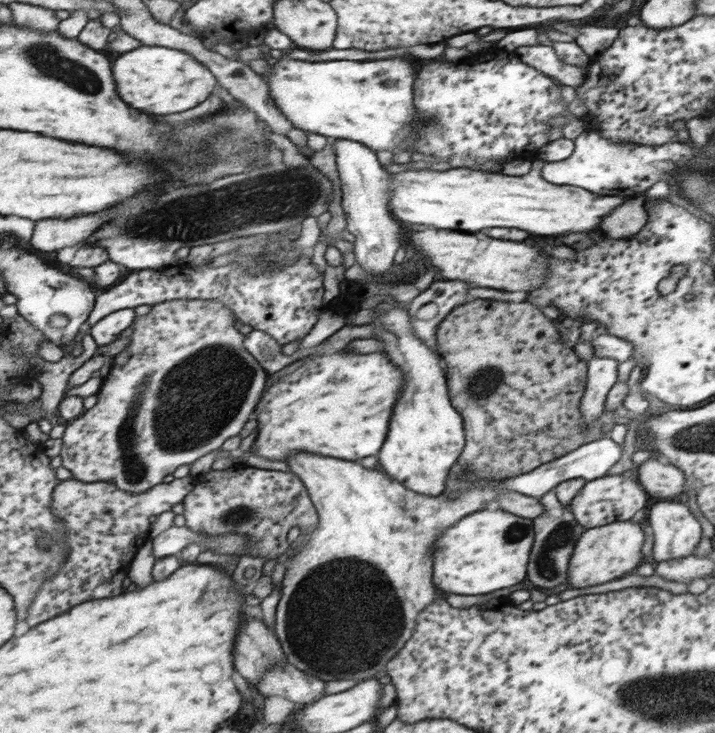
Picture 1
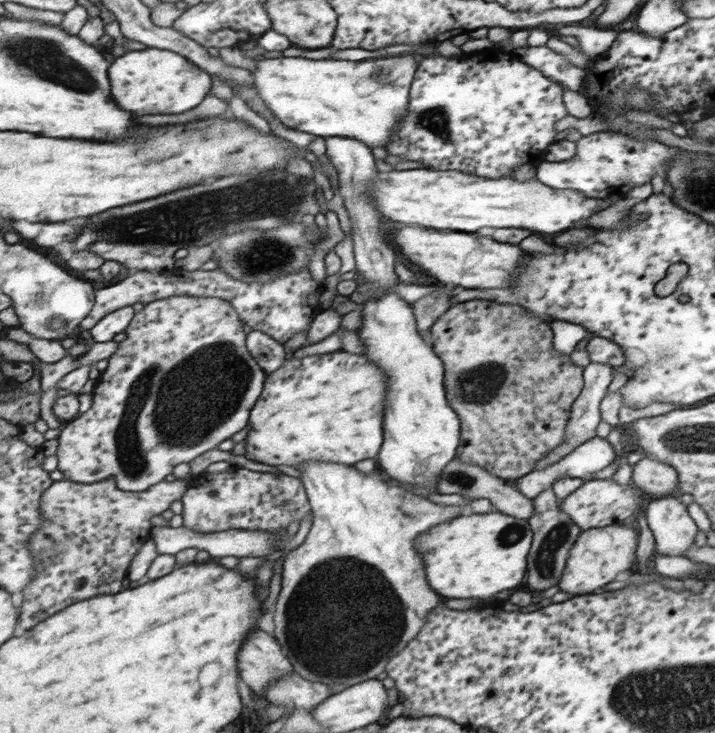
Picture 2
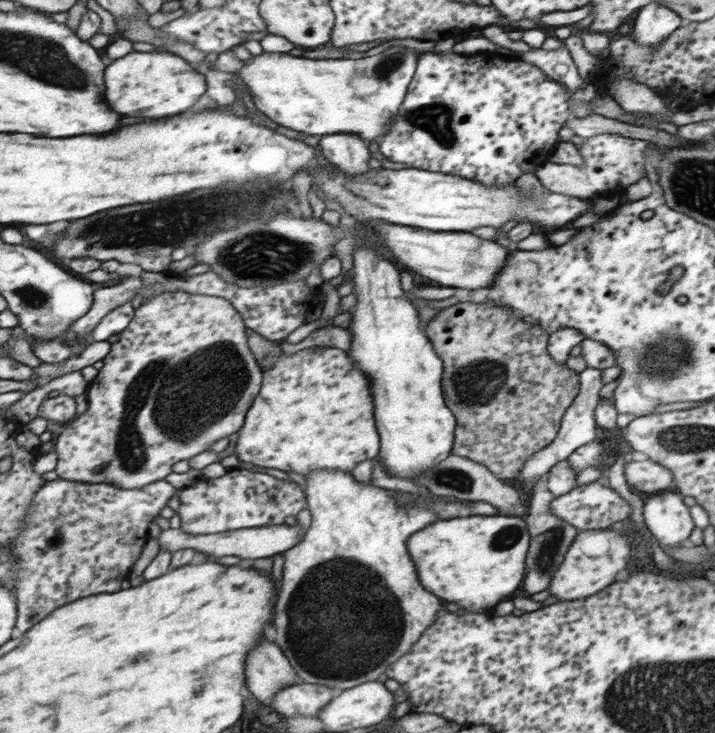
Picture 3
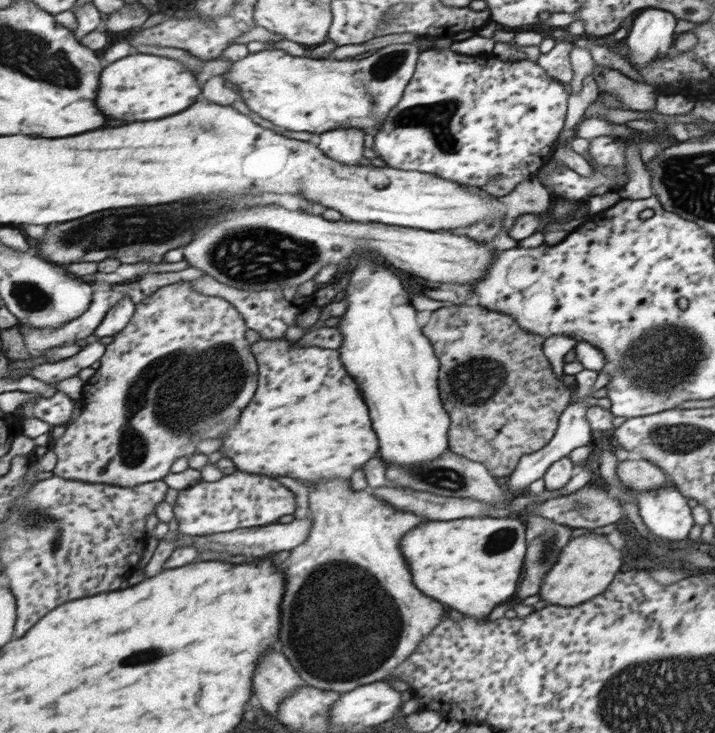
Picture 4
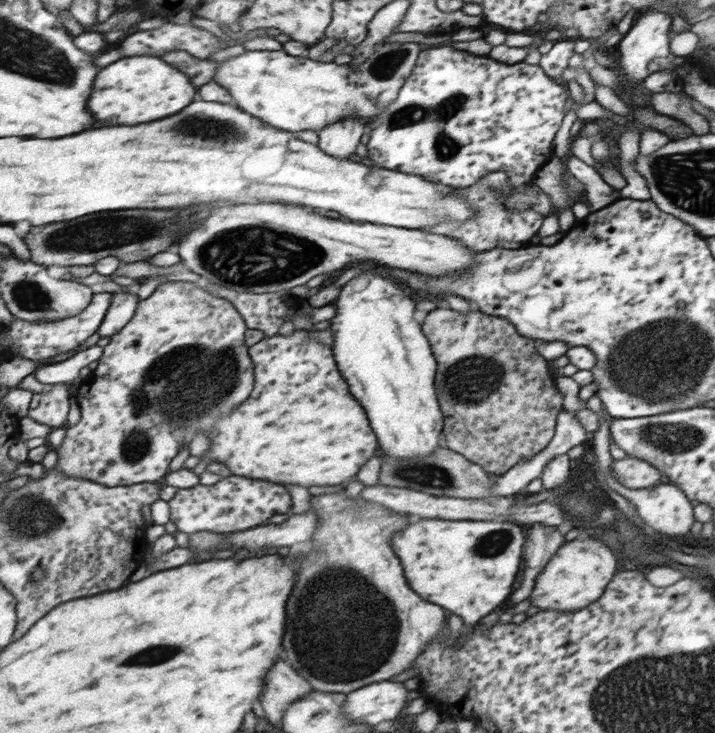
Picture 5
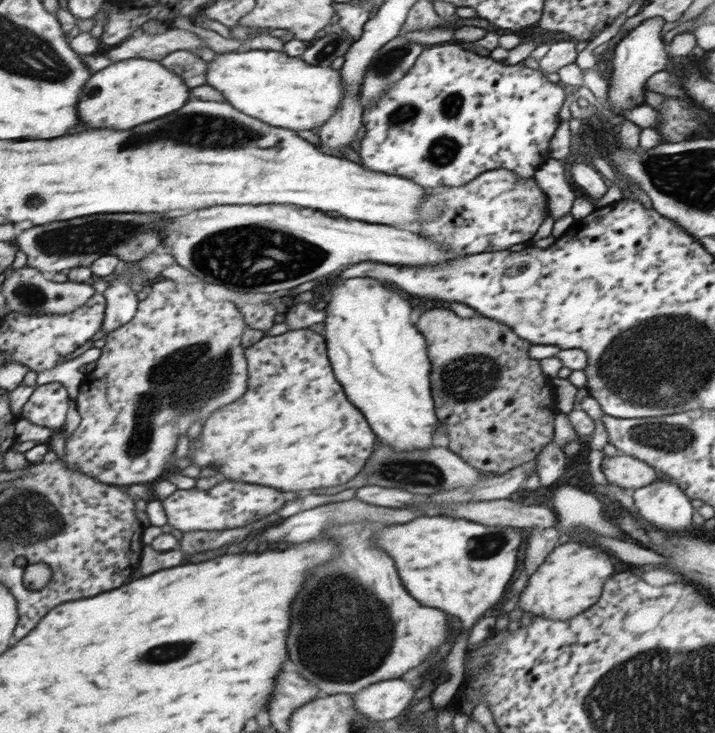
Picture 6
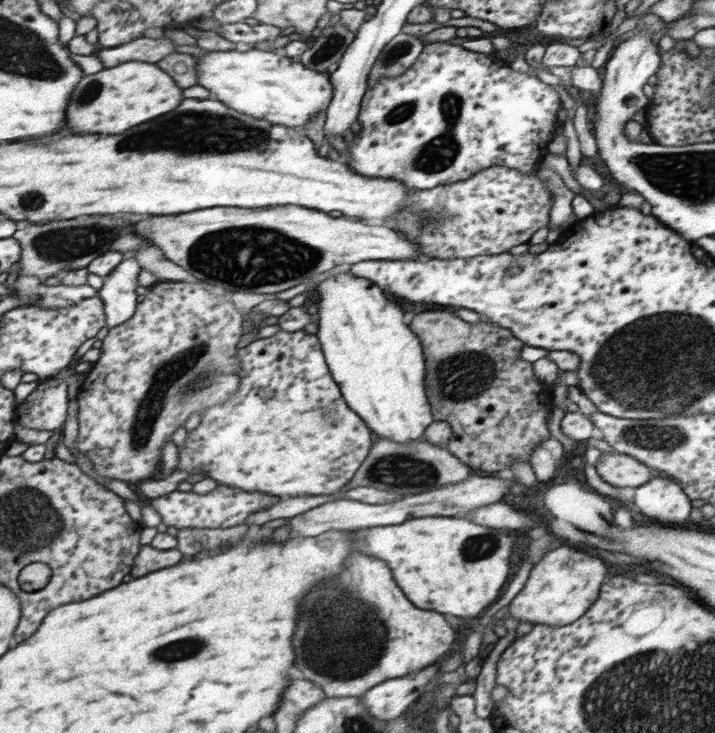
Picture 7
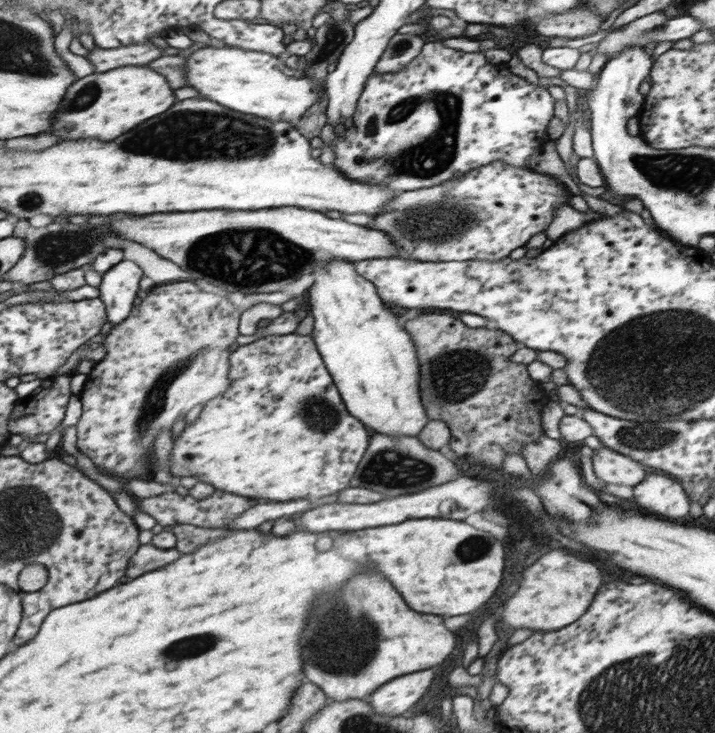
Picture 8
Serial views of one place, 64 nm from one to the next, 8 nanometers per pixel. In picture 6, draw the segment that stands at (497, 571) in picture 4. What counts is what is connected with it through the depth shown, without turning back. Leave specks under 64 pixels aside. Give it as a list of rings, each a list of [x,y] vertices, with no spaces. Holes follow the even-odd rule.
[[[424,514],[404,524],[380,528],[376,538],[381,550],[385,550],[386,554],[394,554],[400,577],[406,589],[410,586],[410,594],[414,594],[418,602],[426,602],[426,606],[438,606],[461,621],[461,631],[442,662],[442,672],[447,671],[450,678],[431,694],[434,708],[443,710],[456,696],[466,678],[465,654],[472,624],[480,618],[480,614],[498,604],[508,590],[516,570],[516,556],[520,556],[518,546],[522,544],[522,536],[518,528],[486,526],[463,518]]]

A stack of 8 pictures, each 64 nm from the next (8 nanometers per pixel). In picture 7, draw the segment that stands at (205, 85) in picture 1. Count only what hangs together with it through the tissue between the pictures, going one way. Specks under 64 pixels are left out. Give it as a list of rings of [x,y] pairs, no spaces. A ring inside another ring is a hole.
[[[128,62],[116,68],[103,69],[97,74],[85,76],[86,80],[78,86],[78,94],[74,94],[74,102],[70,102],[70,126],[66,130],[74,130],[74,134],[124,134],[134,126],[146,124],[148,120],[160,118],[172,110],[176,110],[184,102],[184,92],[178,82],[164,72],[158,63]]]

